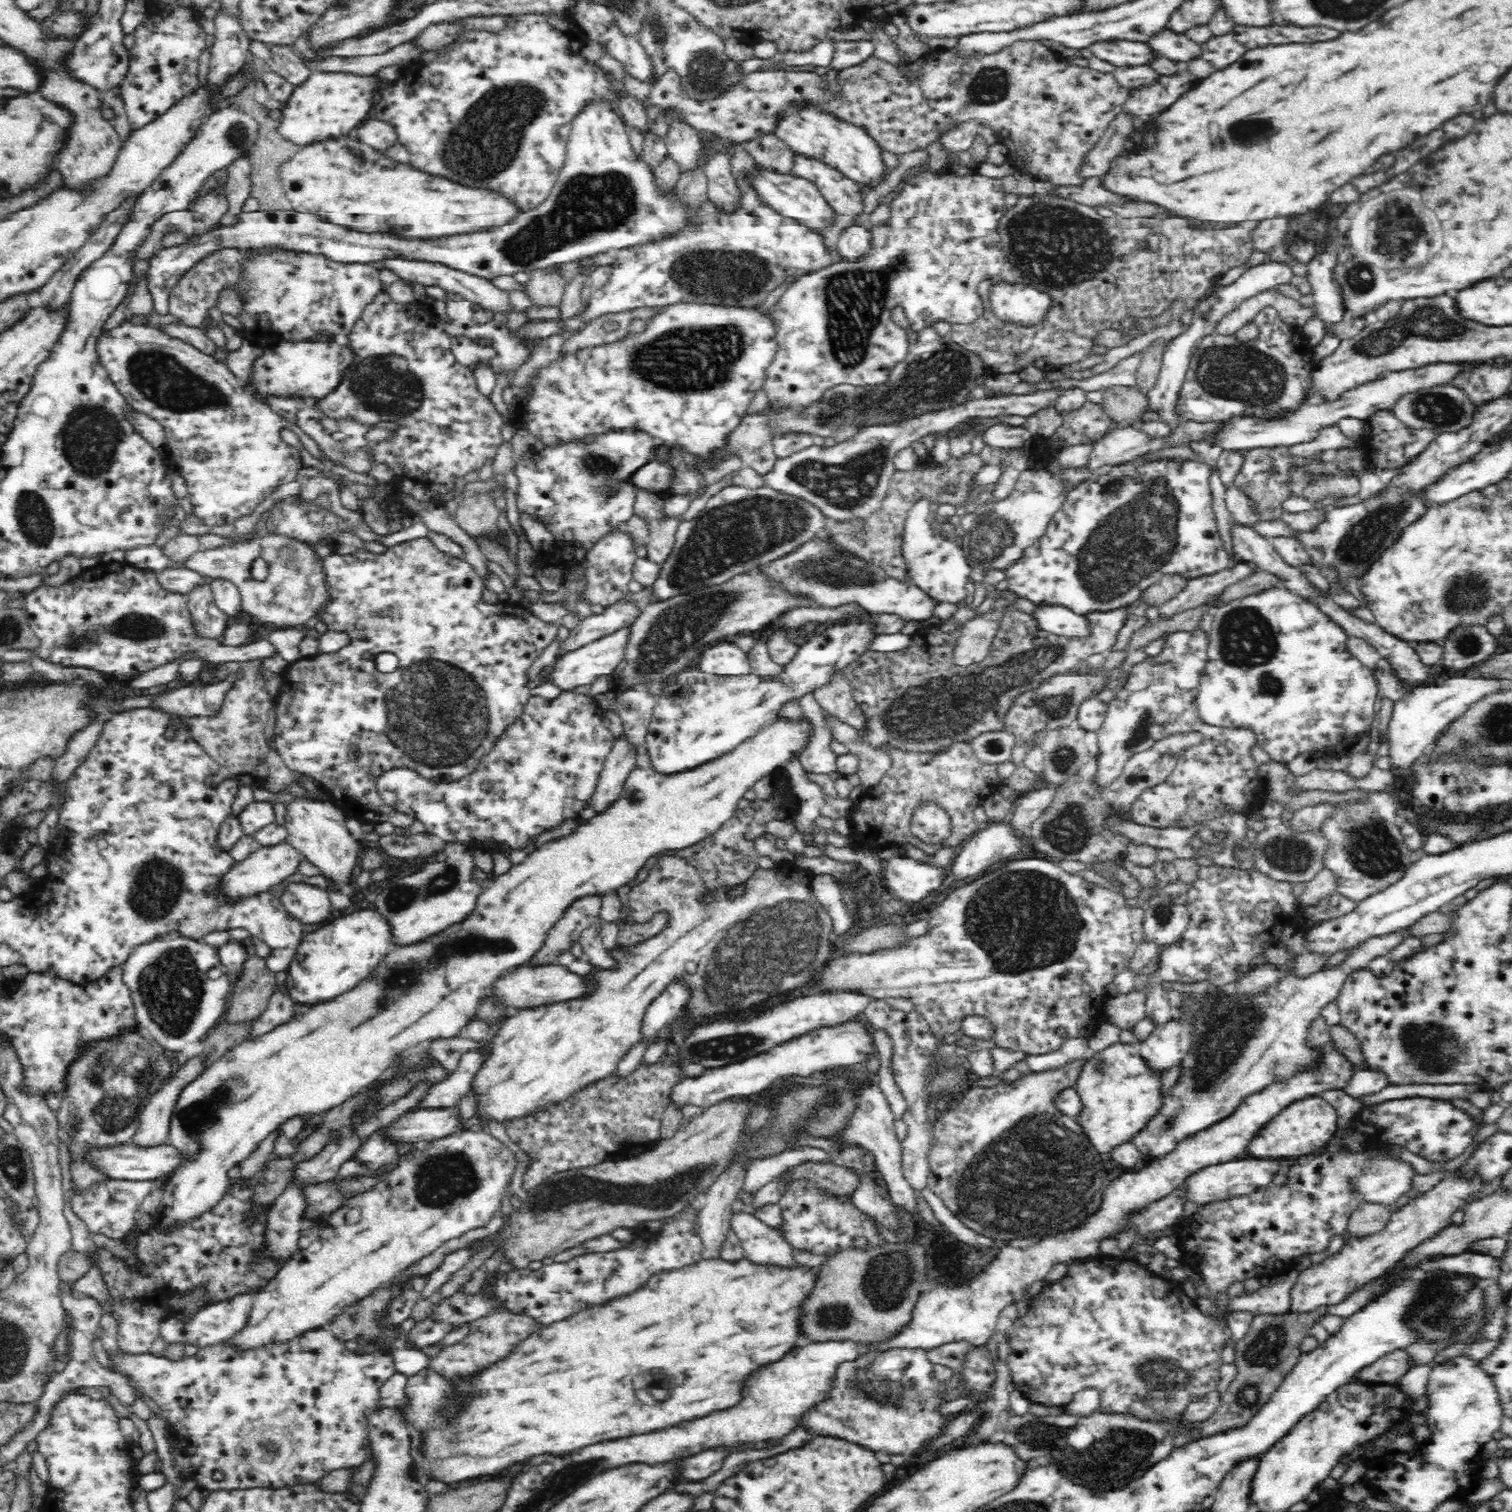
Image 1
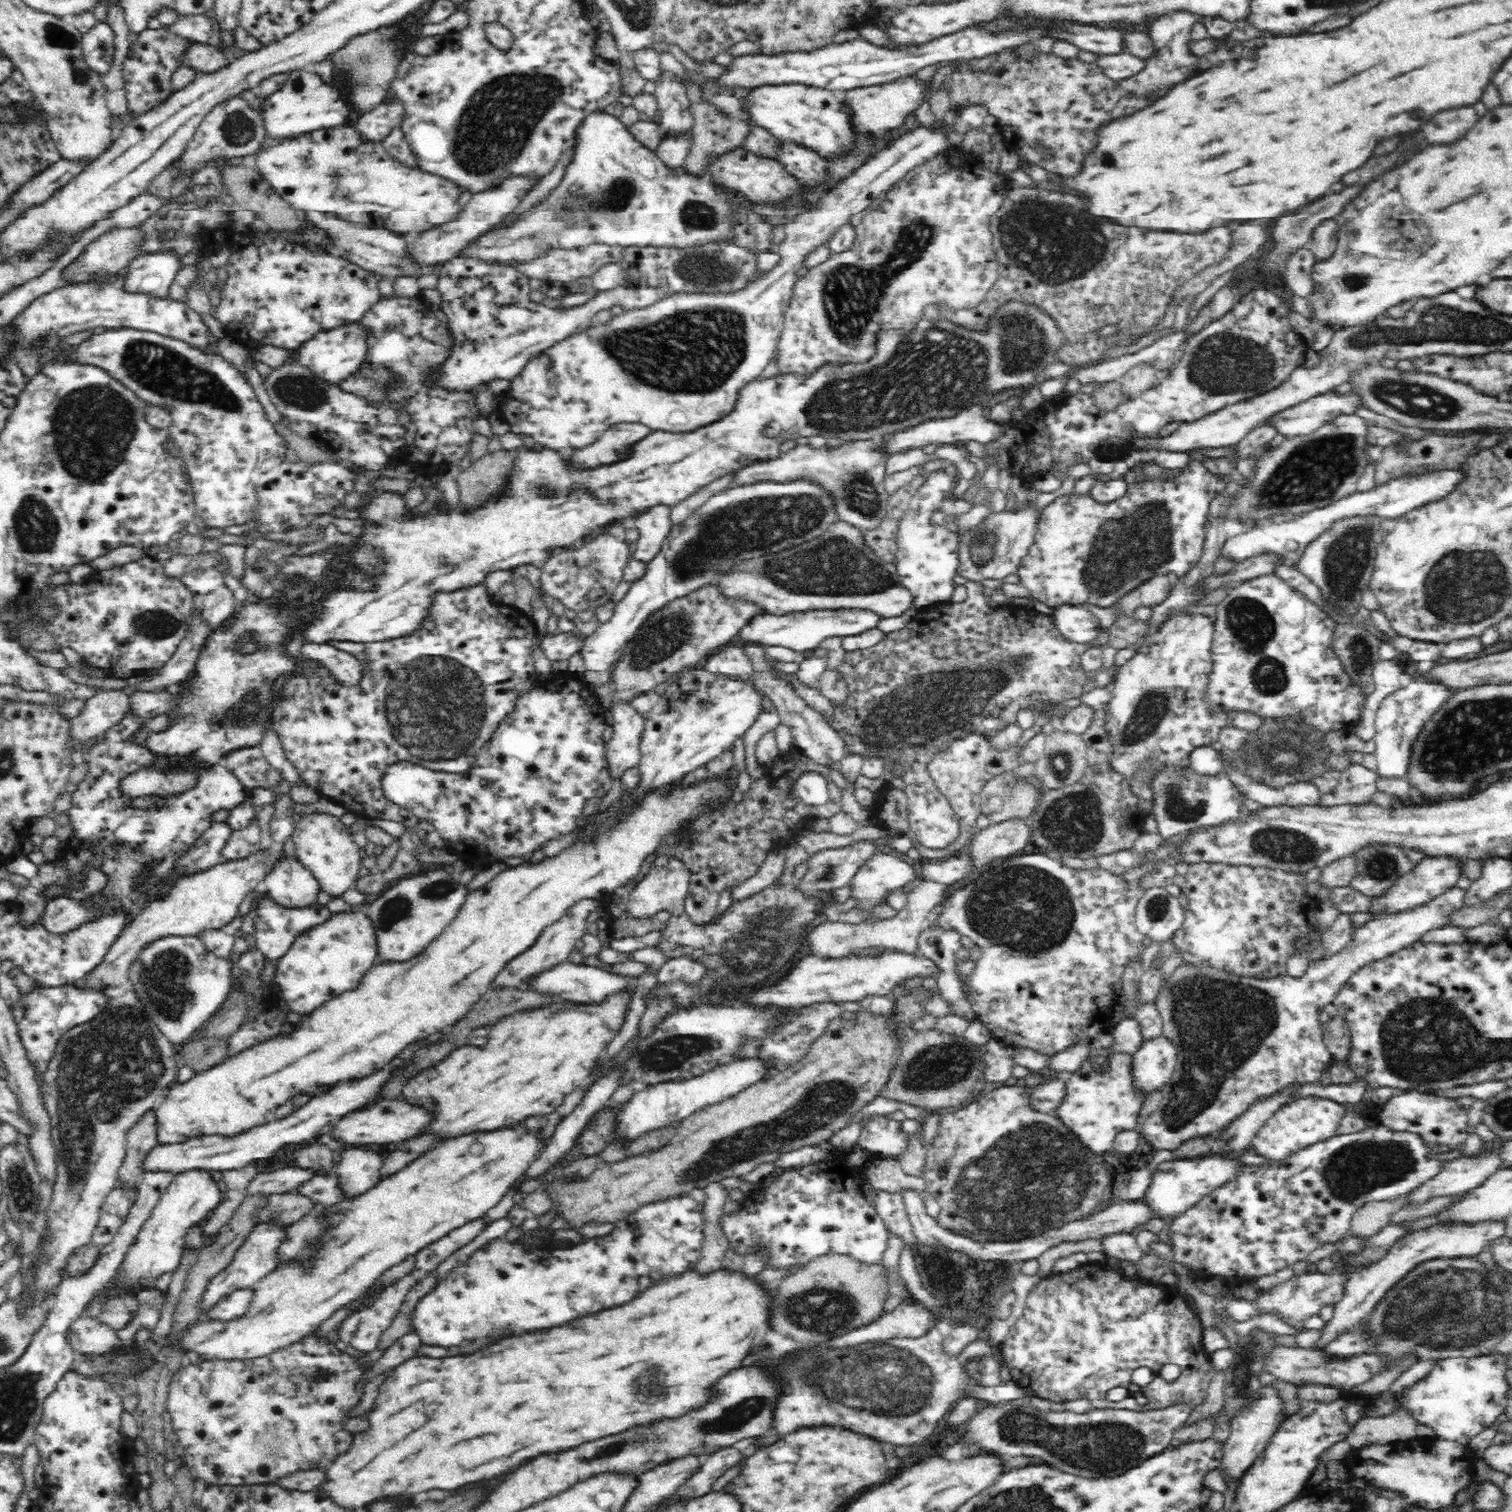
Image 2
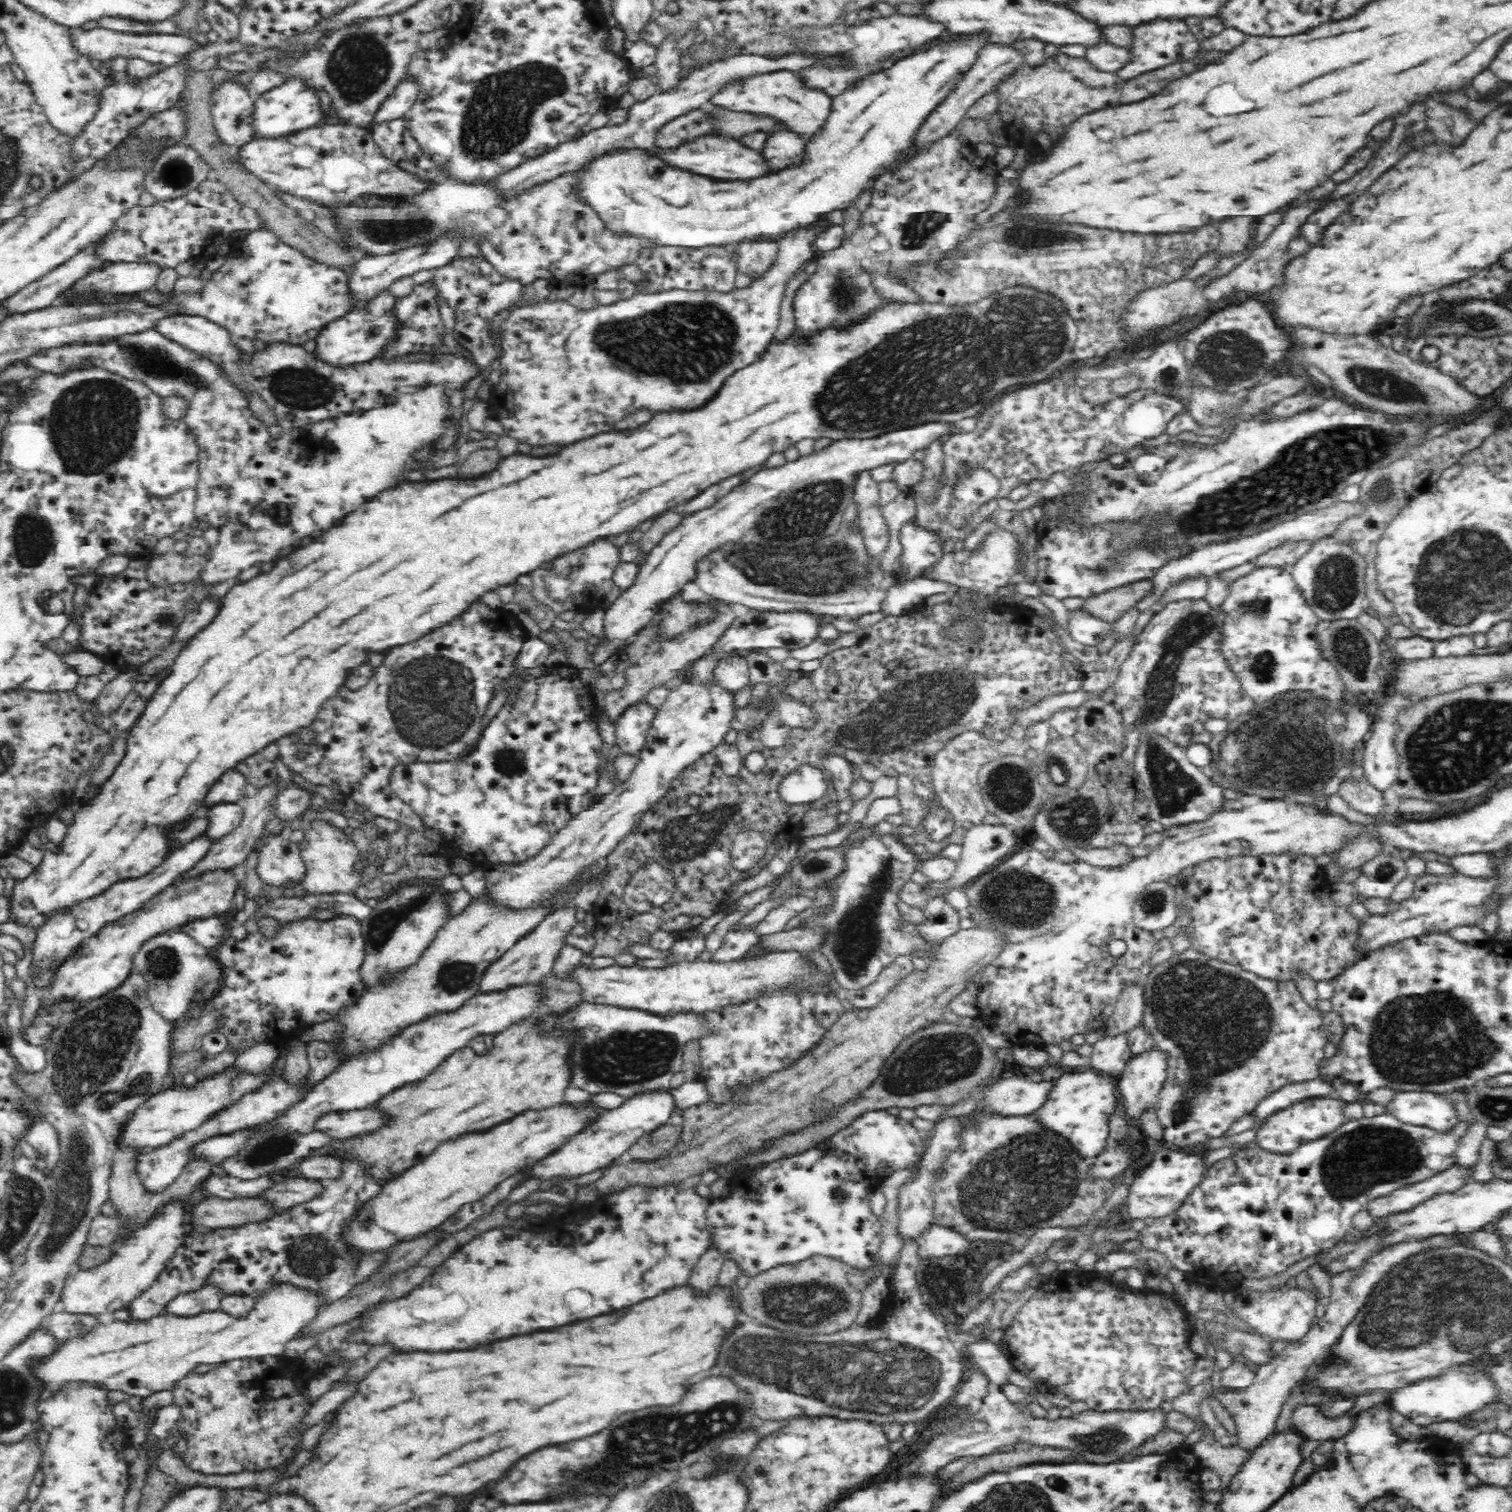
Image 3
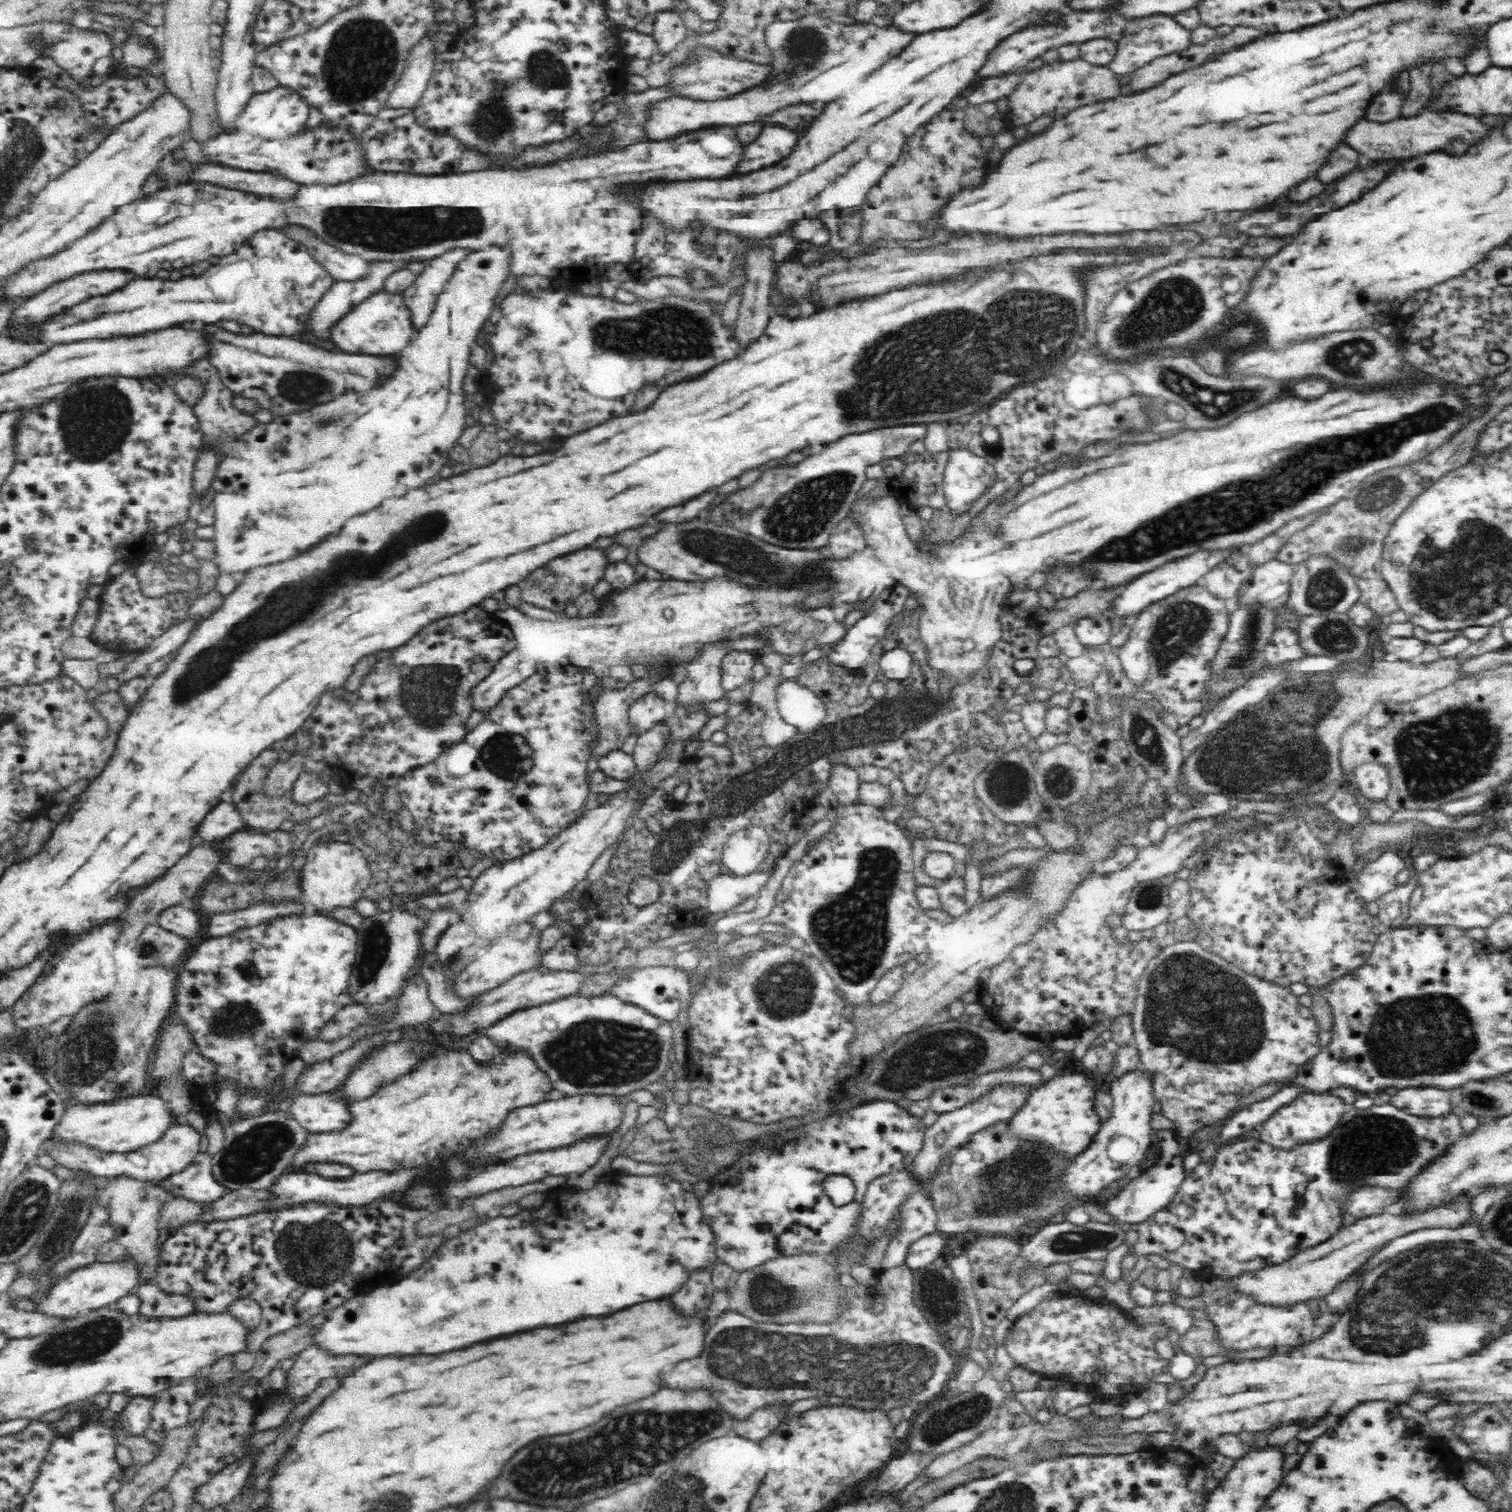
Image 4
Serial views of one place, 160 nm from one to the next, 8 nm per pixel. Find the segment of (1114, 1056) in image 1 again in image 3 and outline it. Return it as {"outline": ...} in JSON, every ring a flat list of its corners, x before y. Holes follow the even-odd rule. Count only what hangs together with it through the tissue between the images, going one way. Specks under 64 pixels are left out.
{"outline":[[1091,1068,1064,1073,1051,1084,1045,1101,1032,1116,1050,1132,1066,1138,1082,1156,1096,1156,1109,1143,1108,1122,1114,1114,1118,1077,1112,1077]]}

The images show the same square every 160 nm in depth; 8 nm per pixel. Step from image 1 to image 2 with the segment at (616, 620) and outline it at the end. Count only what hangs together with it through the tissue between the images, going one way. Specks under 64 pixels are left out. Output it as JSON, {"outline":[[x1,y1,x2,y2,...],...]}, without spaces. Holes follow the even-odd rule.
{"outline":[[577,632,561,633,558,636,546,636,540,640,538,648,542,650,544,658,556,662,568,662,575,653,578,653,584,644,584,637]]}

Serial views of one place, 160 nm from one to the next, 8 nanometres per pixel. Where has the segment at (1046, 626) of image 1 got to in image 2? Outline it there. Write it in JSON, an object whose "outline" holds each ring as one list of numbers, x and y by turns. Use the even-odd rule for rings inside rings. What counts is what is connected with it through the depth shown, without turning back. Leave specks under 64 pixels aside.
{"outline":[[1065,605,1054,607,1051,618,1056,628,1074,645,1094,645,1104,628,1098,618,1088,609,1078,605]]}

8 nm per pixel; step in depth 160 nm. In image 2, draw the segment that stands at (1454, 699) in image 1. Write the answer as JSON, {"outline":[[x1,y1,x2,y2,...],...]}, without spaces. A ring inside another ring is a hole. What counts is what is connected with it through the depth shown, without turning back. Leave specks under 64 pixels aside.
{"outline":[[1422,678,1412,681,1406,687,1387,694,1380,702,1375,717,1374,758,1376,758,1376,774,1382,779,1396,777,1405,778,1410,760,1409,748,1416,738,1420,727,1440,706,1450,698,1452,691,1442,685,1430,684]]}

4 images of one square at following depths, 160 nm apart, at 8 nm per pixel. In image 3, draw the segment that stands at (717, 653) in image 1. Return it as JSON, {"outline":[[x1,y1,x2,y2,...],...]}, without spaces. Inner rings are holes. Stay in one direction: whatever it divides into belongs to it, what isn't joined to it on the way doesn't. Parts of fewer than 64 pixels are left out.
{"outline":[[743,654,724,657,716,668,715,684,732,693,750,686,747,658]]}

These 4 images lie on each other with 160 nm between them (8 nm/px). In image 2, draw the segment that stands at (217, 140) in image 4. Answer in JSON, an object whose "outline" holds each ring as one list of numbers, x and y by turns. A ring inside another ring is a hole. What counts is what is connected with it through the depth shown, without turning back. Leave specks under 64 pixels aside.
{"outline":[[352,122,281,139,272,146,260,147,254,156,257,172,296,210,334,213,343,220,368,228,384,228,399,236,424,232,454,220,469,197,469,193,466,194,466,191,458,189,452,182,446,182,444,178,402,166,389,157,380,141,364,138]]}

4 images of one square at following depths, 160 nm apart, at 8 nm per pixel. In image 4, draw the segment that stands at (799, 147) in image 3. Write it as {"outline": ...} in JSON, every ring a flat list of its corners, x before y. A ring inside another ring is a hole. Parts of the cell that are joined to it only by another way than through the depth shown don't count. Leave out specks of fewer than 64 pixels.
{"outline":[[762,122,759,135,743,145,742,159,731,176,746,175,772,167,792,154,801,136,781,123]]}

